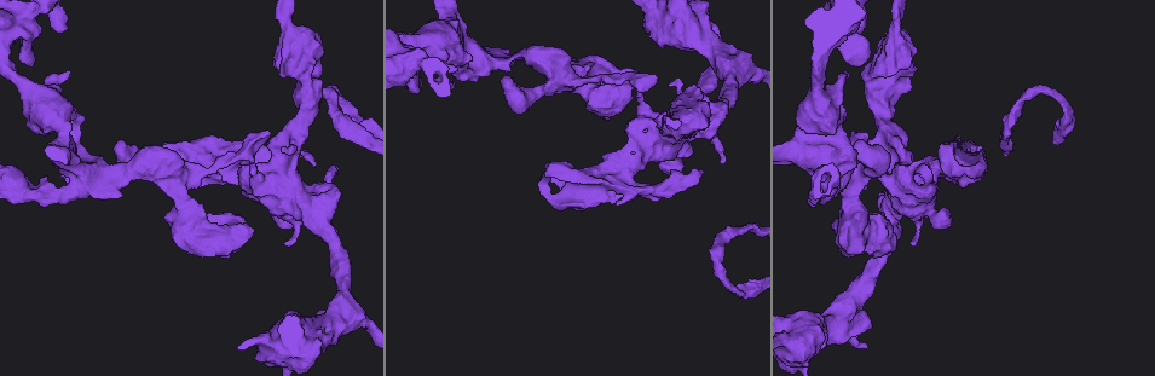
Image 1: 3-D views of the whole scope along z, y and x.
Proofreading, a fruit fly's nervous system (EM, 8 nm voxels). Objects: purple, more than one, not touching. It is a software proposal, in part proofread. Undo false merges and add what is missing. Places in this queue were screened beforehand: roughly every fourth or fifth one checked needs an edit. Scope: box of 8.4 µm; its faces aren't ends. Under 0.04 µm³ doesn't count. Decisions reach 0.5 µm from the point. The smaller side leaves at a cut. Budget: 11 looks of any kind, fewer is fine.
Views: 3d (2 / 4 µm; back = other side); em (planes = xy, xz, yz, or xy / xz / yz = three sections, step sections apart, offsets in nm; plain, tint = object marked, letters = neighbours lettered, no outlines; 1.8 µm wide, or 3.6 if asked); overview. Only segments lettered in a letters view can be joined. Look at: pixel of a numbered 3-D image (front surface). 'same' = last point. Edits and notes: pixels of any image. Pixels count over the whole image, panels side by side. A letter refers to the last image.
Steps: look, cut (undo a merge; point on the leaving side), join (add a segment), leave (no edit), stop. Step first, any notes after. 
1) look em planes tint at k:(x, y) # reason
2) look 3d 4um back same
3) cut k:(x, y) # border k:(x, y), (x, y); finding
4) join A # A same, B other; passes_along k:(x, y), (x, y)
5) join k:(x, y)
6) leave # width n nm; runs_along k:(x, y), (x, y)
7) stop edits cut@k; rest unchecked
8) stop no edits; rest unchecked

look em 3.6um planes letters at 1:(851, 182) # calibre changes

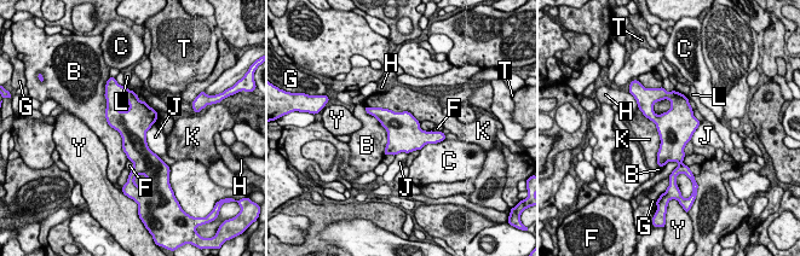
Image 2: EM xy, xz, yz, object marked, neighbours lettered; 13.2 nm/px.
leave # B other, C other, F other, G other, H other, J other, K other, L other, T other, Y other; border 2:(104, 96), (105, 121), (128, 160); all the same cell

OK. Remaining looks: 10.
look em planes tint at 1:(465, 46) # three-way junction

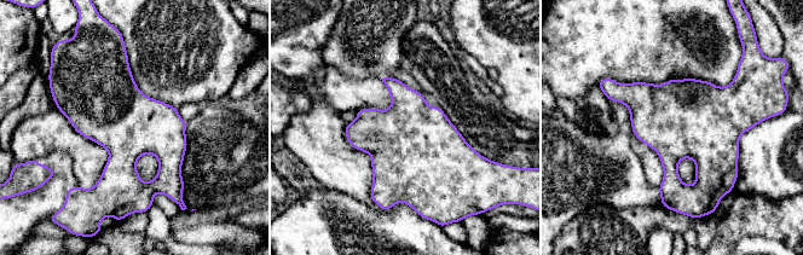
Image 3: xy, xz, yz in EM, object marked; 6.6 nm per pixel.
look em planes letters same

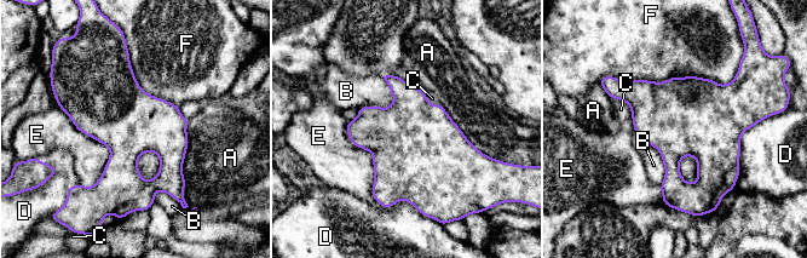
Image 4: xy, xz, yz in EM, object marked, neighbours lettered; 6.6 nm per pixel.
leave # width 460 nm; A other, B other, C other, D other, E other, F other; one cell here

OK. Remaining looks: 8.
look em 3.6um planes tint at 1:(607, 116) # free end

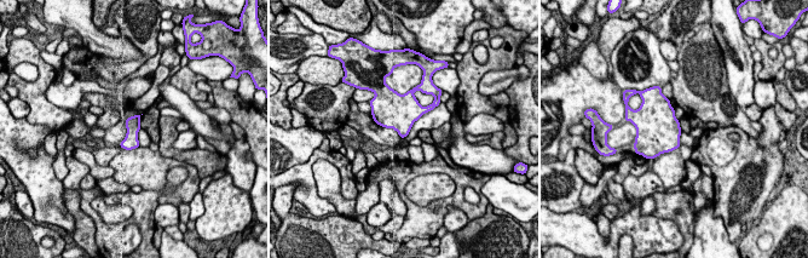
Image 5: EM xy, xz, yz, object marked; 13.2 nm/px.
look em 3.6um planes letters same

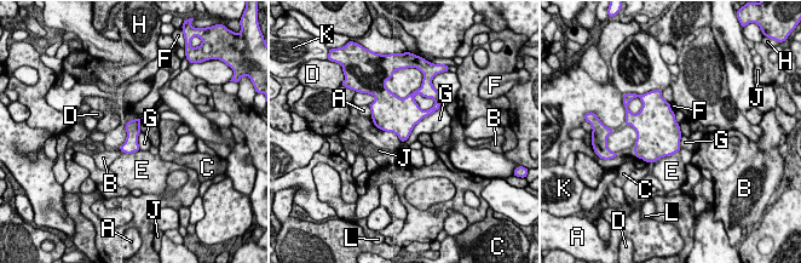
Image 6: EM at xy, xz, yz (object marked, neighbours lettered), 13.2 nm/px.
leave # A other, B other, C other, D other, E other, F other, G other, H other, J other, K other, L other; border 6:(437, 109), (424, 116), (402, 142); no lettered segment goes on from it

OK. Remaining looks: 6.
look 3d 4um at 1:(666, 142) # sudden change in width

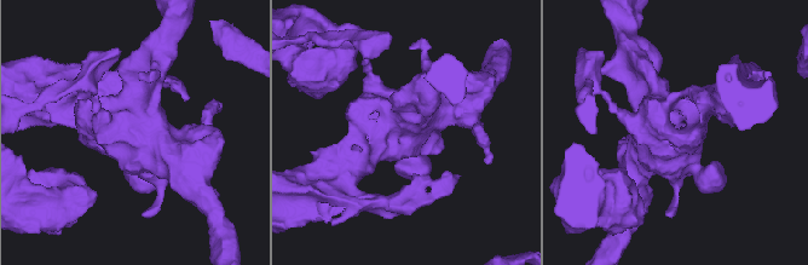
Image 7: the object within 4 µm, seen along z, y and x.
look em planes letters at 7:(678, 125) # now the EM

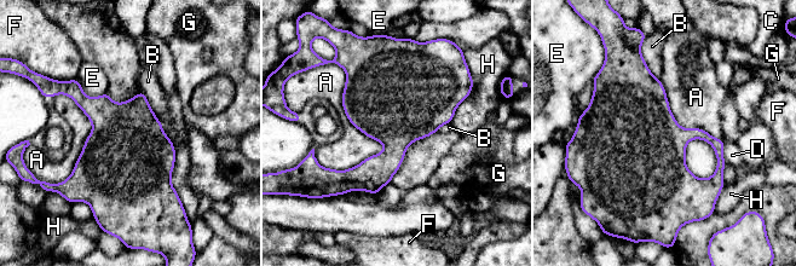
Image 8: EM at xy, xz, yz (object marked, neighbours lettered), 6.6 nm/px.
leave # longest_contact A 460 nm; A other, B other, C other, D other, E other, F other, G other, H other; border 8:(385, 146), (344, 169), (319, 165); one cell here

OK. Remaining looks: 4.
look 3d 2um at 1:(316, 51) # an open end

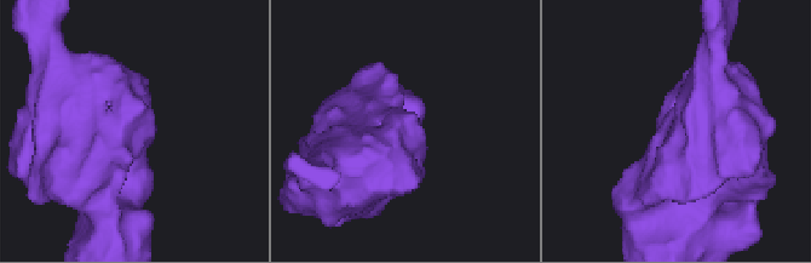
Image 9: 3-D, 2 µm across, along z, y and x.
look em xy step 4 letters at 9:(399, 128) # arm_widths 320, 380 nm

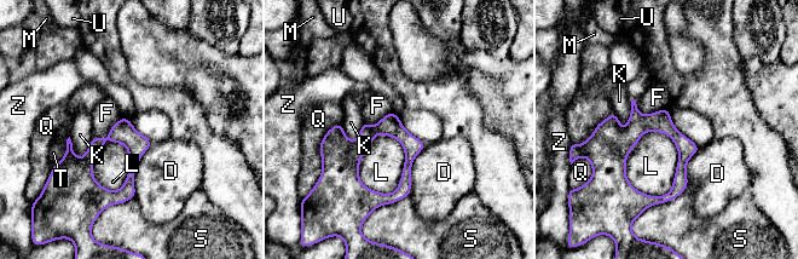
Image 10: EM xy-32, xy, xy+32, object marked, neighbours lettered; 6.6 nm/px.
look em planes letters same # another direction

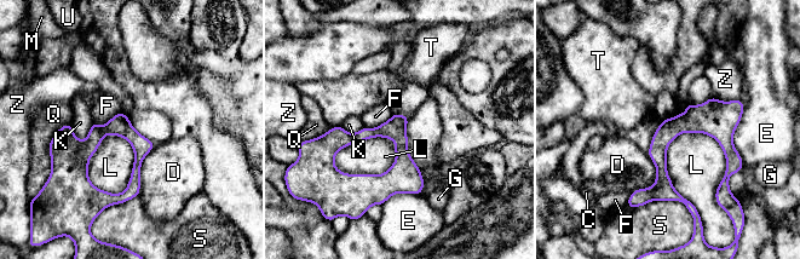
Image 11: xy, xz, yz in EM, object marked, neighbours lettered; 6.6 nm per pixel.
leave # C other, D other, E other, F other, G other, K other, L other, M other, Q other, S other, T other, U other, Z other; border 11:(686, 131), (667, 174), (697, 208); no lettered segment goes on from it

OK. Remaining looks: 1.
stop no edits; rest unchecked

